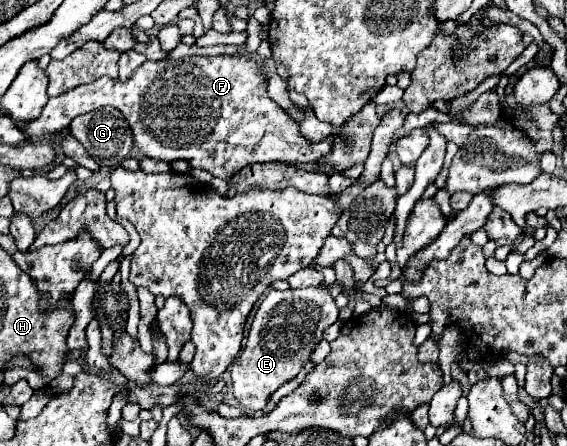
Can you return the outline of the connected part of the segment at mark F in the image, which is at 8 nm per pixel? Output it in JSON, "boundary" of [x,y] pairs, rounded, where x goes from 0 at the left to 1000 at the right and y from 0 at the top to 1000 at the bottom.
{"boundary":[[[413,121],[413,126],[335,126],[335,130],[314,130],[314,135],[279,135],[279,139],[254,139],[226,184],[212,184],[212,179],[201,179],[201,175],[173,175],[169,184],[162,188],[148,188],[148,193],[138,193],[138,197],[127,197],[99,220],[88,220],[71,256],[71,265],[49,274],[49,283],[32,283],[35,291],[42,291],[42,300],[56,314],[63,309],[74,309],[78,300],[99,300],[99,296],[109,296],[113,287],[123,283],[123,274],[141,260],[141,256],[152,256],[152,251],[162,251],[169,242],[180,242],[180,238],[201,238],[208,242],[219,265],[226,269],[229,278],[229,291],[236,300],[236,323],[247,332],[247,341],[254,350],[265,350],[265,354],[275,354],[275,359],[293,359],[293,363],[307,363],[314,354],[325,354],[335,363],[339,377],[356,377],[356,381],[367,381],[374,395],[384,395],[384,399],[406,399],[416,381],[444,368],[444,363],[536,363],[536,368],[547,368],[547,363],[557,363],[557,354],[571,354],[571,345],[582,345],[586,341],[586,309],[593,309],[593,300],[571,309],[571,318],[543,318],[533,300],[529,300],[529,287],[526,278],[504,256],[504,247],[497,247],[483,224],[473,220],[469,211],[469,175],[462,166],[462,152],[451,135],[437,135],[434,126],[427,121]]]}

